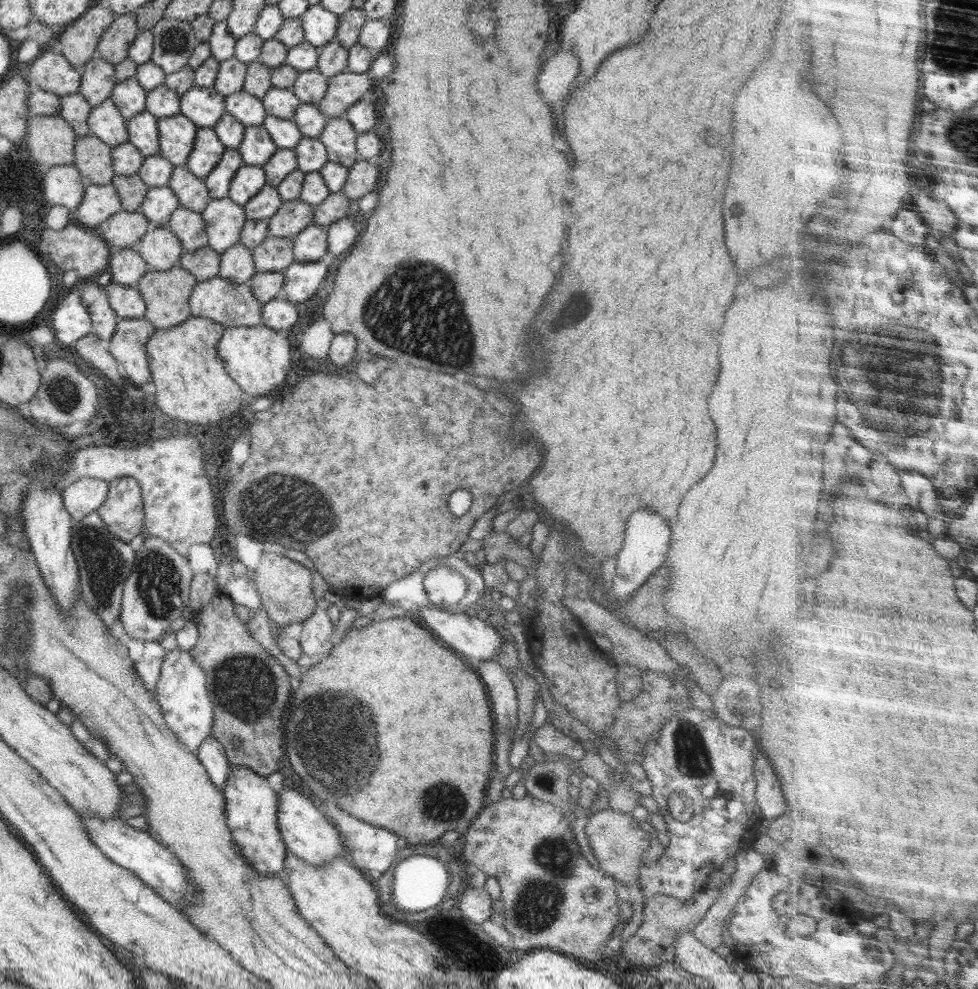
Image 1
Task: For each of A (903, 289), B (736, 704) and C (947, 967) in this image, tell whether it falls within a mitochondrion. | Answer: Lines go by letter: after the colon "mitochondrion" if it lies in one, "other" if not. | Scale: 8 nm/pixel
A: other
B: other
C: other

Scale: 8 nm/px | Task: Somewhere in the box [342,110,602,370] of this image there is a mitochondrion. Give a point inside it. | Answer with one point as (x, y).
(418, 312)

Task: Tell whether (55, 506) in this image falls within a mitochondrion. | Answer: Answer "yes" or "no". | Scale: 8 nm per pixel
no

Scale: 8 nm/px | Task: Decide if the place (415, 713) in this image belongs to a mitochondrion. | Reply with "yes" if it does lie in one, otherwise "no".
no

